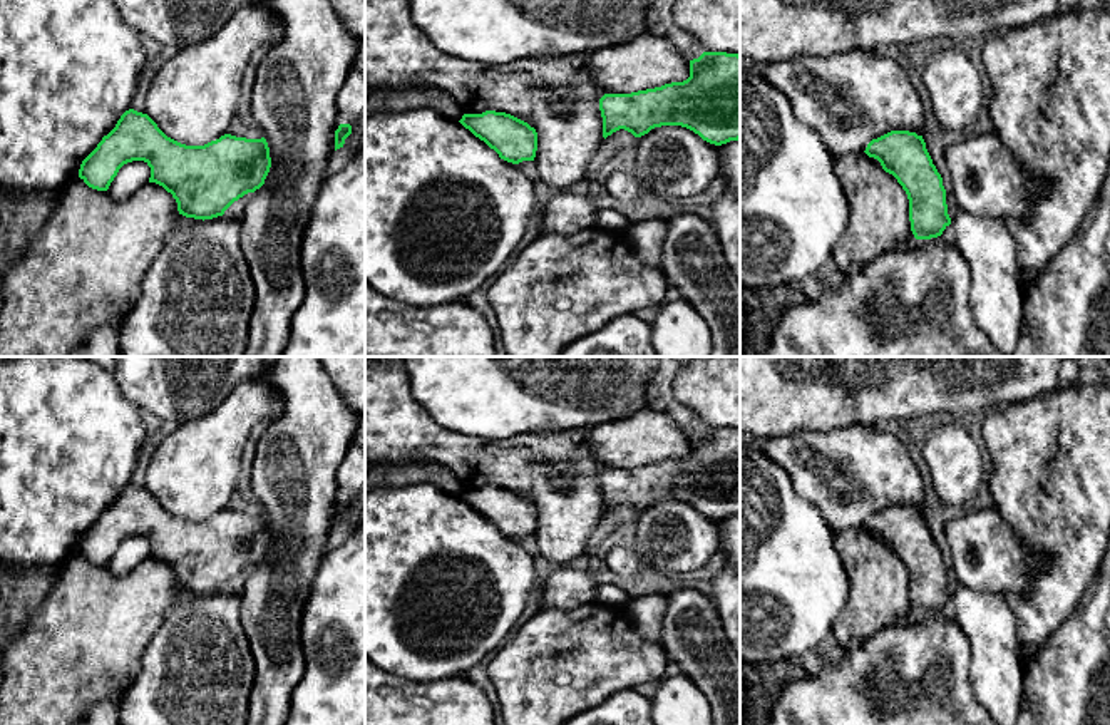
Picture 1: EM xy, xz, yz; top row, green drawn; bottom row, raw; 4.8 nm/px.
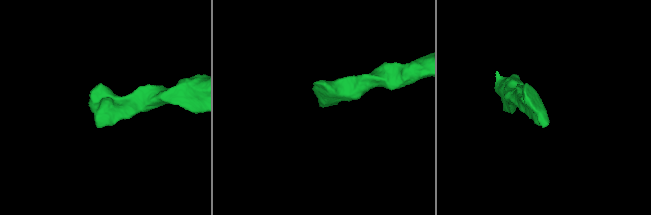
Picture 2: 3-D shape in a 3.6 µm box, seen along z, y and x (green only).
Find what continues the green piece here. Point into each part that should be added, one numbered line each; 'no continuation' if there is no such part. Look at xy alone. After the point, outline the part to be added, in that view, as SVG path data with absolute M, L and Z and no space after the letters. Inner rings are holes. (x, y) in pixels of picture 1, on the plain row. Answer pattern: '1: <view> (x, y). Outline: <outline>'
no continuation

